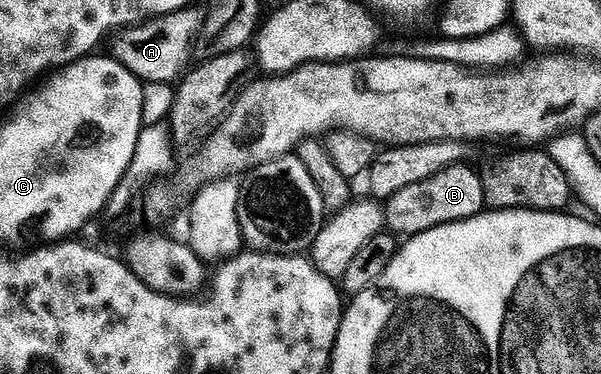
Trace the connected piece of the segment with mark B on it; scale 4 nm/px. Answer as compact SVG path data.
M468 164L453 165L439 175L431 175L431 179L423 179L423 183L411 183L411 187L403 187L403 191L389 198L384 208L388 228L397 235L416 235L440 225L466 221L486 212L482 174L469 168Z

